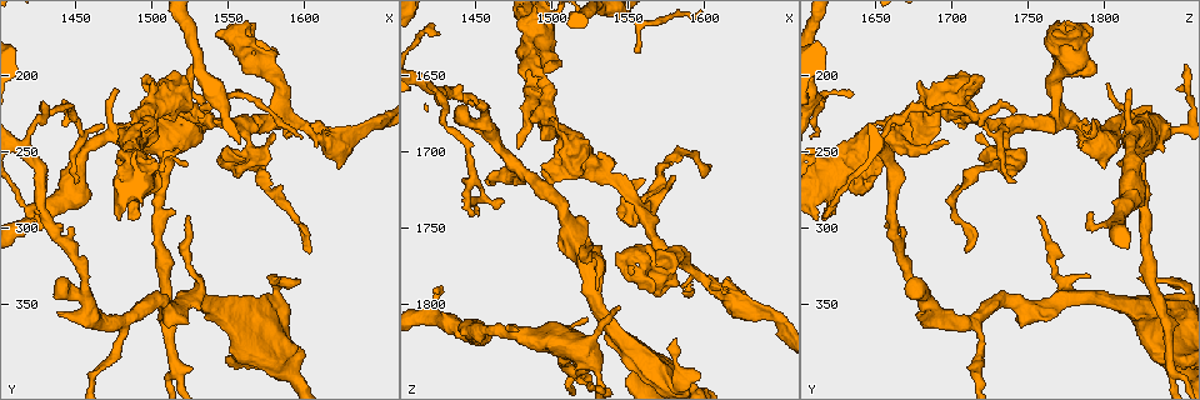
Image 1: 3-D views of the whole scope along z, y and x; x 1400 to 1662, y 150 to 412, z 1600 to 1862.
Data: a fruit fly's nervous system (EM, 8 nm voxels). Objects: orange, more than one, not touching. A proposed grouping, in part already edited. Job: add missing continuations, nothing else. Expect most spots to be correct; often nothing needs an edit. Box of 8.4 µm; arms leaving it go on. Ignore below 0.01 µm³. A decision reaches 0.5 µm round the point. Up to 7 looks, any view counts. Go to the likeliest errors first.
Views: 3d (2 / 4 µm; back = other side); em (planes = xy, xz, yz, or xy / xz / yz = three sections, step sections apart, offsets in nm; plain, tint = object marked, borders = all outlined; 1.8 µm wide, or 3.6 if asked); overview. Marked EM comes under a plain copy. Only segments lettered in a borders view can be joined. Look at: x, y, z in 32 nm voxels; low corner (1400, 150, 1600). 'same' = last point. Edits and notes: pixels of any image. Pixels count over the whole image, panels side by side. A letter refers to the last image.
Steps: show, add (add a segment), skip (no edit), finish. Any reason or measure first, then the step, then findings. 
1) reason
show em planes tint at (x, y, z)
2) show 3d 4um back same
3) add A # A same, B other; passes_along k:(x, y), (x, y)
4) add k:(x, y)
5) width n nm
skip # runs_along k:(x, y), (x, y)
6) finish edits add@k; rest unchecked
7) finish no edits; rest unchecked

show 3d 4um at (1448, 224, 1738)

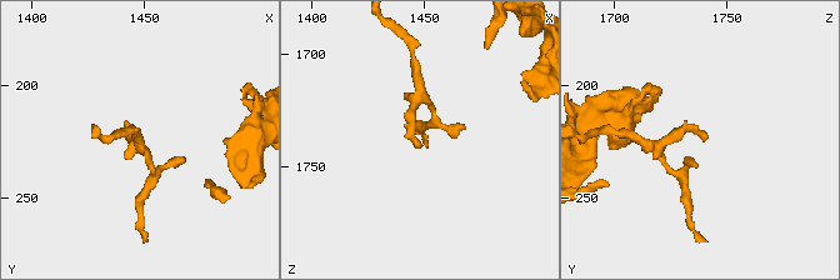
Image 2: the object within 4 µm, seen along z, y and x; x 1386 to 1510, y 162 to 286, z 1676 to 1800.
show em planes borders at (1448, 223, 1739)

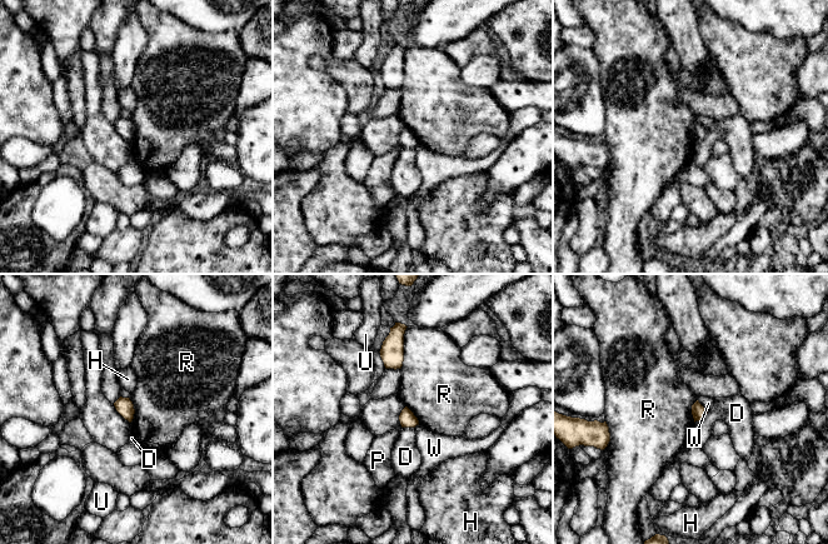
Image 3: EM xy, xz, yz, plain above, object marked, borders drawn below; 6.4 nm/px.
skip # D other, H other, P other, R other, U other, W other; none of them fits

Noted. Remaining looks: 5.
thick turns thin
show em planes borders at (1564, 190, 1778)

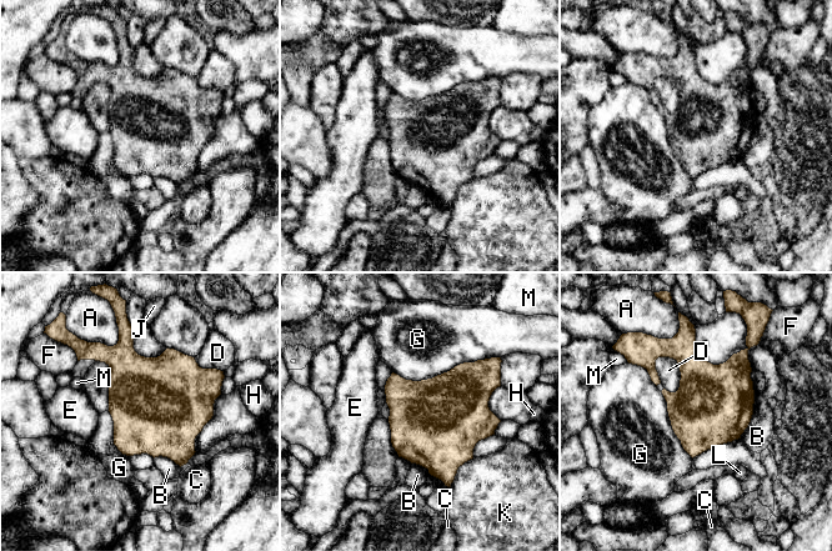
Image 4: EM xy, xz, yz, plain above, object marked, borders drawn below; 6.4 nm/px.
skip # A other, B other, C other, D other, E other, F other, G other, H other, J other, K other, L other, M other; border 4:(658, 356), (678, 366), (675, 392); none of them fits

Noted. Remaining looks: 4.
an open end
show 3d 4um at (1524, 290, 1756)

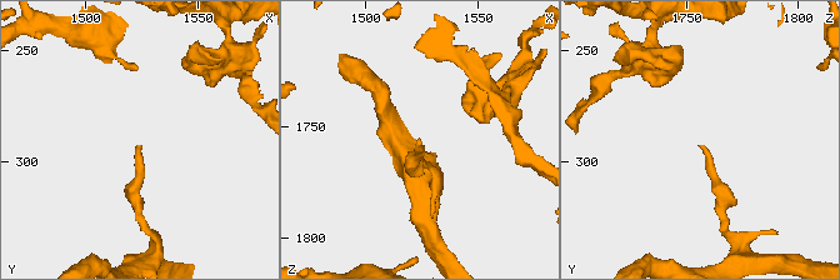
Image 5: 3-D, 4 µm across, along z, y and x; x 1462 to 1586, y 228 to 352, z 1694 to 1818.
now the EM
show em planes borders at (1524, 291, 1757)

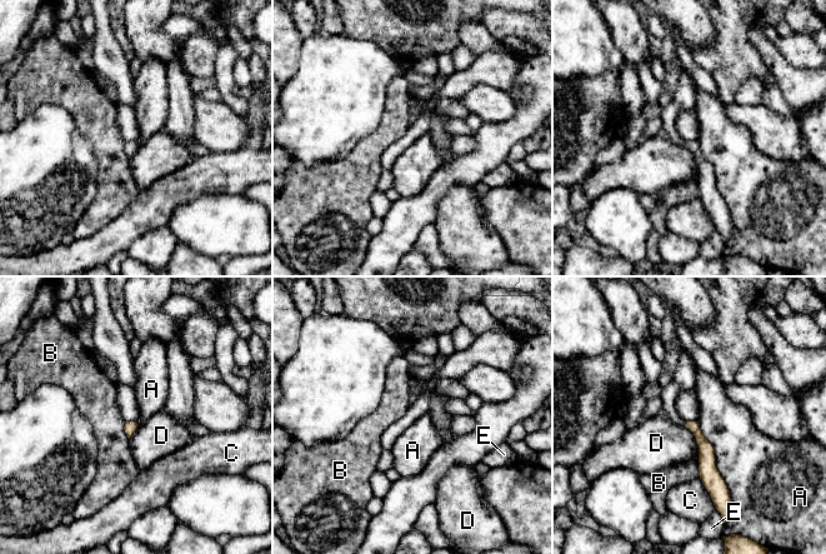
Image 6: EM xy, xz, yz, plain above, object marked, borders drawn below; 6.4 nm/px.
longest_contact A 550 nm
skip # A other, B other, C other, D other, E other; border 6:(696, 422), (730, 495); no lettered segment goes on from it

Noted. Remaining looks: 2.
finish no edits; rest unchecked

